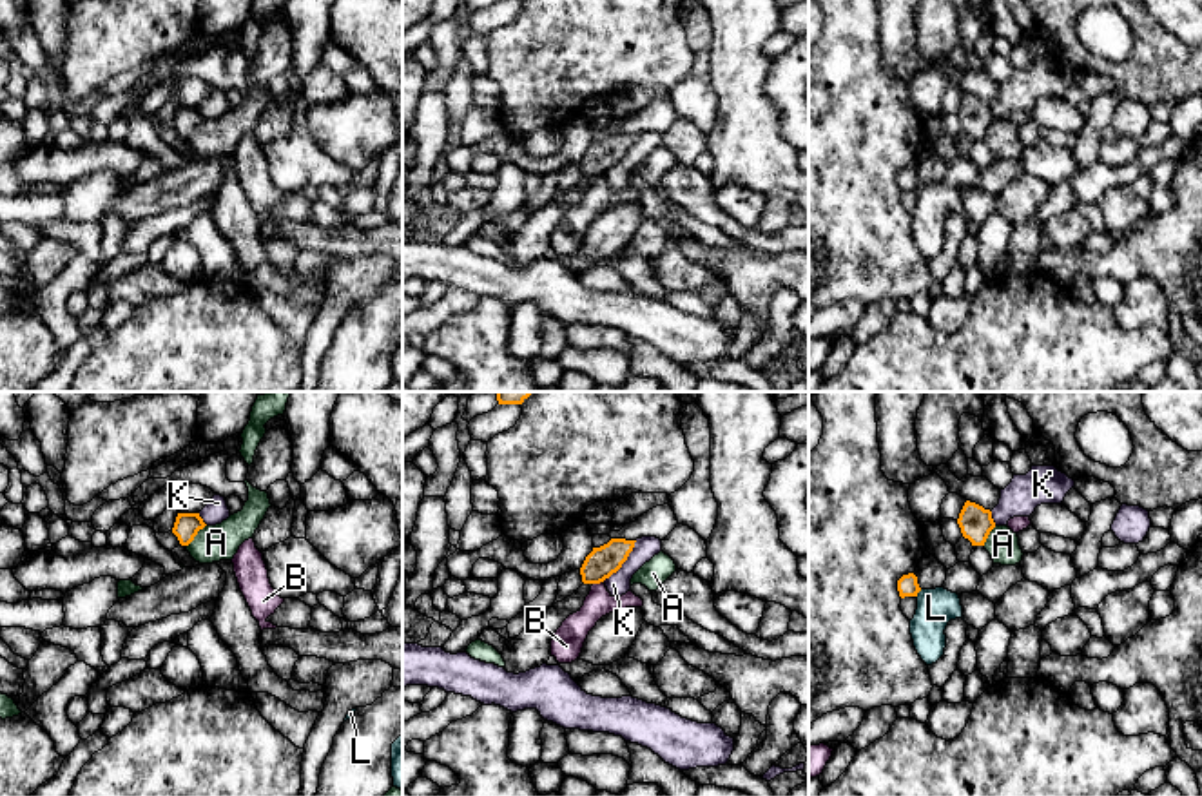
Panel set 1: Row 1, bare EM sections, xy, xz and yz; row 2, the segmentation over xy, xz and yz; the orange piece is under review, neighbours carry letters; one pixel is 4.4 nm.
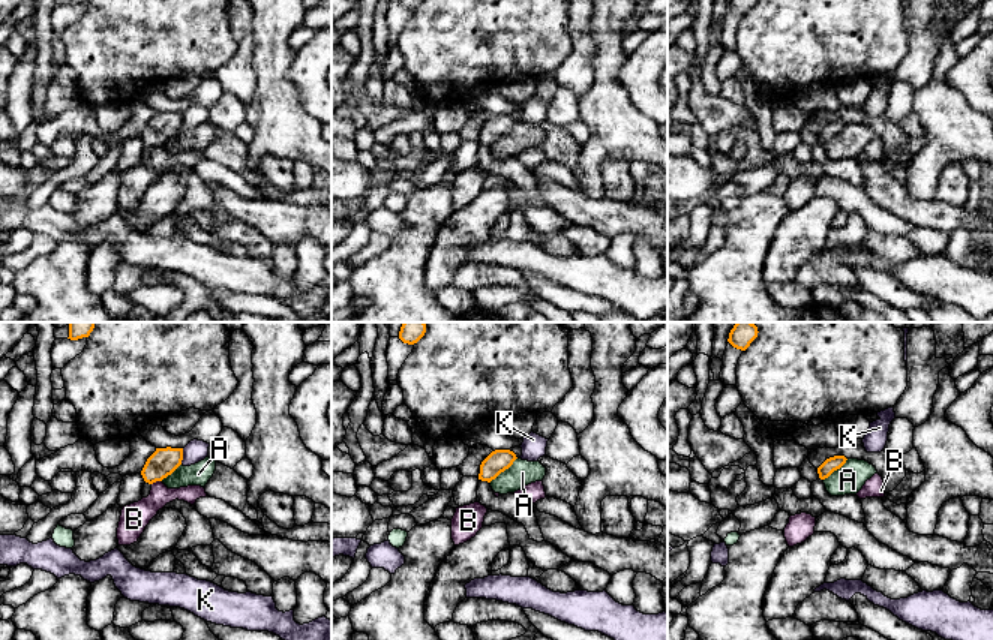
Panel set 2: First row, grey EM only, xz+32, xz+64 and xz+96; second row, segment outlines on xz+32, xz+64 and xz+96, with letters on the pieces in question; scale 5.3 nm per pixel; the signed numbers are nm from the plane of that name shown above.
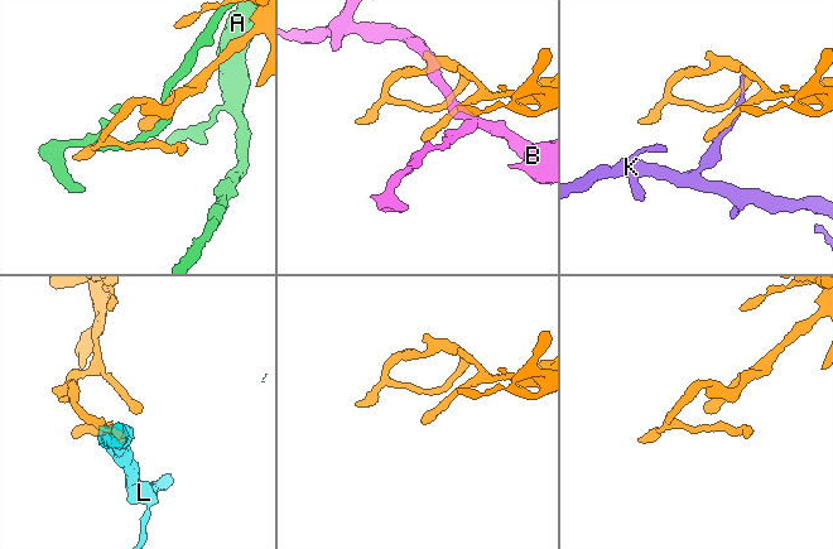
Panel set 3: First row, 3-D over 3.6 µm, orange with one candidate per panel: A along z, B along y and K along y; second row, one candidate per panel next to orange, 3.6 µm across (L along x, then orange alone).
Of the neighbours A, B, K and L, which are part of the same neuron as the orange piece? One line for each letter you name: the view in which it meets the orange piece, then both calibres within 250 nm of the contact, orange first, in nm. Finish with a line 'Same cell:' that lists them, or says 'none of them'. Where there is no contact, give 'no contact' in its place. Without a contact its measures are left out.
Same cell: none of them

